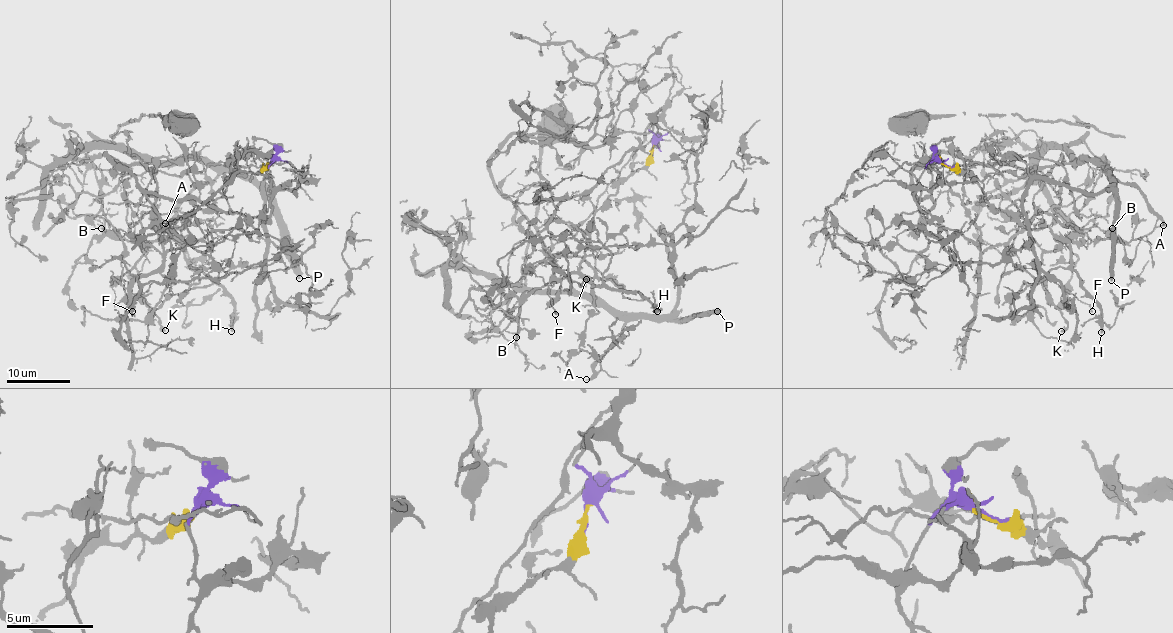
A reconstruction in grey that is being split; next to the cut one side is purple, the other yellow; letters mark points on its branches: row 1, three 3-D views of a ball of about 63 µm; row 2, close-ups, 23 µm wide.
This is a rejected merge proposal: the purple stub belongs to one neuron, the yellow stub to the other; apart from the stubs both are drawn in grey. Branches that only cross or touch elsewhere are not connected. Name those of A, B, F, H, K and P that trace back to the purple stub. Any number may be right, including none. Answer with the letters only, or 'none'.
A, P

